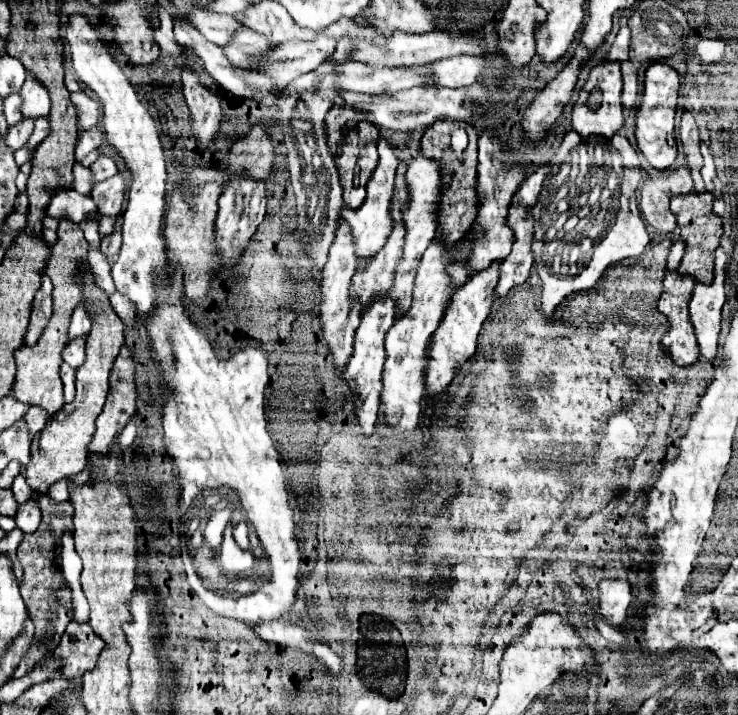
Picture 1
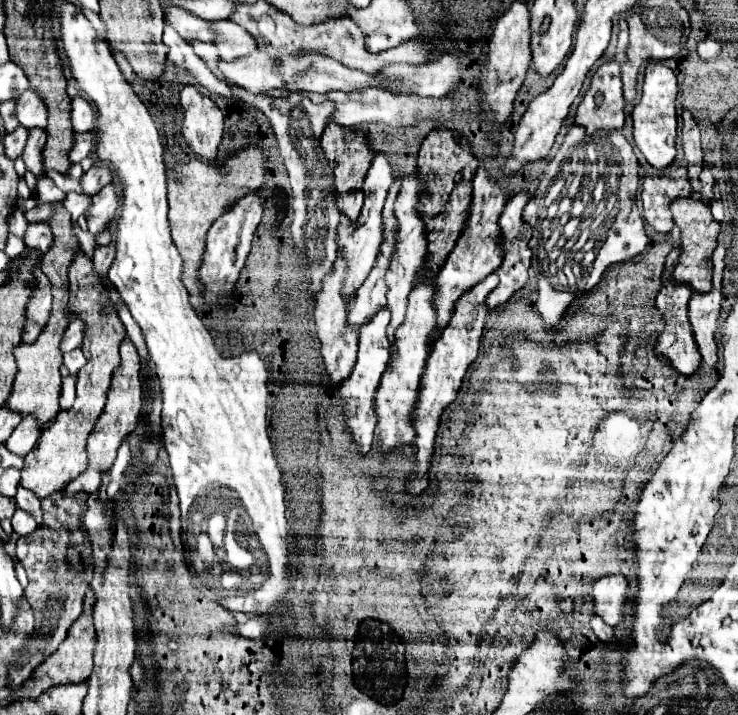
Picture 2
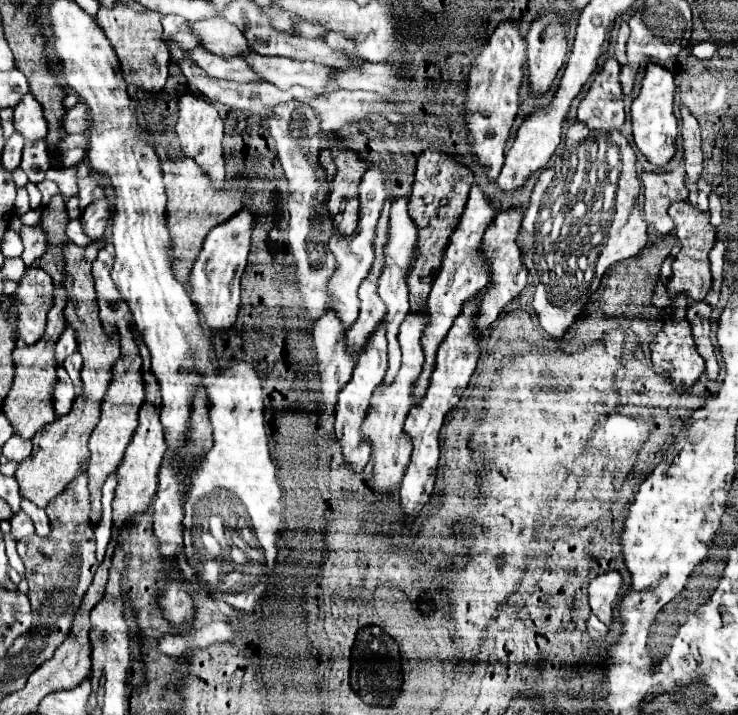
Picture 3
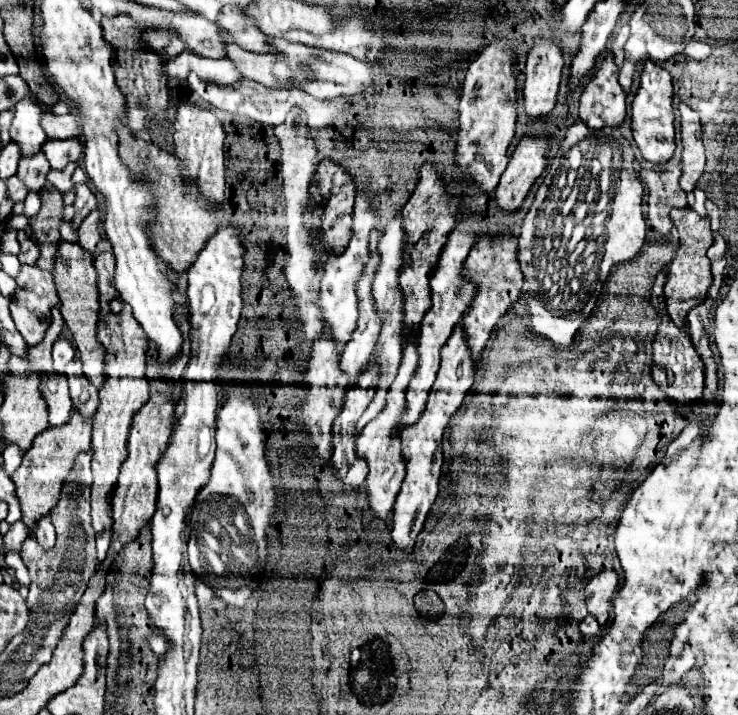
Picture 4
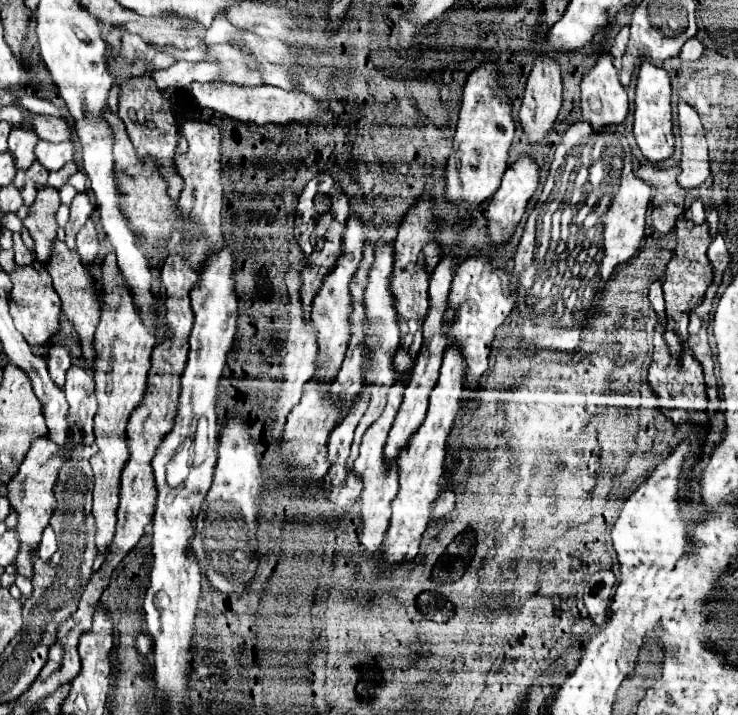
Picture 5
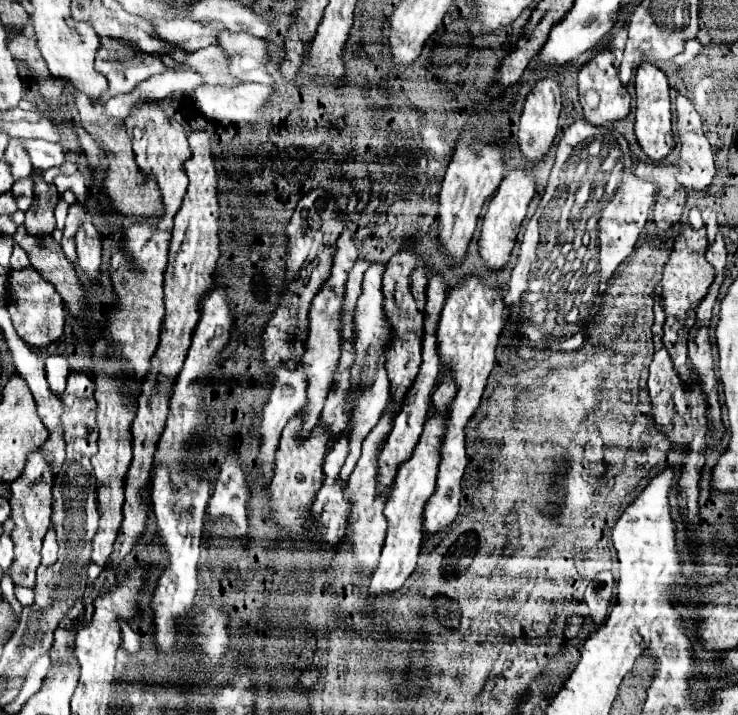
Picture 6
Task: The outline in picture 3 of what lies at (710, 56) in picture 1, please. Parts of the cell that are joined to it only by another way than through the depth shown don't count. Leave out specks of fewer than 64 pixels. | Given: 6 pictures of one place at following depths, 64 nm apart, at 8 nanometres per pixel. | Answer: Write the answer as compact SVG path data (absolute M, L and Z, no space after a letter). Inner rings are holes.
M700 42L700 44L694 44L694 46L692 46L692 54L694 54L696 58L700 58L700 60L708 60L708 58L714 56L716 48L718 48L718 46L716 46L714 42Z

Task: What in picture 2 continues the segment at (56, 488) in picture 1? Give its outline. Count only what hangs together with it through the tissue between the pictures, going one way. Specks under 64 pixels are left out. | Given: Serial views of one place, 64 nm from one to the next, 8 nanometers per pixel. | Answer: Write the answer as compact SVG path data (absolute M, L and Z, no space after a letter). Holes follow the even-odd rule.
M130 340L122 342L120 356L122 356L122 360L120 360L120 366L114 370L114 376L112 376L108 402L106 402L104 412L98 418L98 422L96 422L96 426L94 426L94 430L90 432L90 438L88 438L86 450L88 450L90 464L88 464L86 472L82 472L76 480L68 482L62 492L92 492L92 494L96 494L98 486L100 486L100 474L112 466L120 442L126 436L130 436L138 426L138 414L140 414L140 408L142 408L140 358L138 358L138 352L136 352L136 348L134 348L134 344Z

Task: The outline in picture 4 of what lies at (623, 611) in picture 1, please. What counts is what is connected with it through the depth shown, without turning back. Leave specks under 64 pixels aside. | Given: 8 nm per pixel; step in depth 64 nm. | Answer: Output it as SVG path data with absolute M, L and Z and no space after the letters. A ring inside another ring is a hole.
M604 570L588 580L586 584L586 604L588 612L596 616L600 626L606 626L610 620L610 608L612 598L618 592L618 572L616 570Z

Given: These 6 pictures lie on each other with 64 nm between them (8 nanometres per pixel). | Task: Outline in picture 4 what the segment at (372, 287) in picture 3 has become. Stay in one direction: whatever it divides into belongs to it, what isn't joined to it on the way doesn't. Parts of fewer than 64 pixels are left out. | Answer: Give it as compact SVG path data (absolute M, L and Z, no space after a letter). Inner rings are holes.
M374 250L374 256L370 258L364 276L356 284L358 294L358 326L352 332L352 340L348 340L348 346L344 346L342 360L344 370L350 376L350 386L356 384L356 376L372 362L376 336L380 332L380 312L376 312L376 306L372 304L372 276L376 274L380 262L380 254Z

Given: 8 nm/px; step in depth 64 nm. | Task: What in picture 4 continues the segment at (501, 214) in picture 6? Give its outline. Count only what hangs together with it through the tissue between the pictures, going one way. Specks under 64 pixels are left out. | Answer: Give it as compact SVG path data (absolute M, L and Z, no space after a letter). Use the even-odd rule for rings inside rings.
M526 134L516 144L510 162L500 176L500 184L494 192L502 210L520 208L530 186L548 166L548 154L556 136L552 134Z

